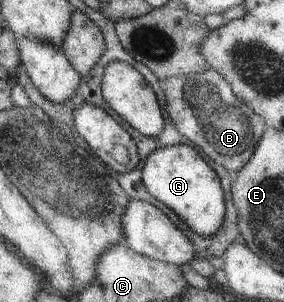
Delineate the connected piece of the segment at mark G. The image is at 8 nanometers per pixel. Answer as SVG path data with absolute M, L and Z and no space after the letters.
M162 144L144 159L141 182L152 198L172 210L180 222L186 223L185 230L190 229L194 234L208 236L212 232L216 234L222 226L225 204L219 175L199 150L188 145Z

